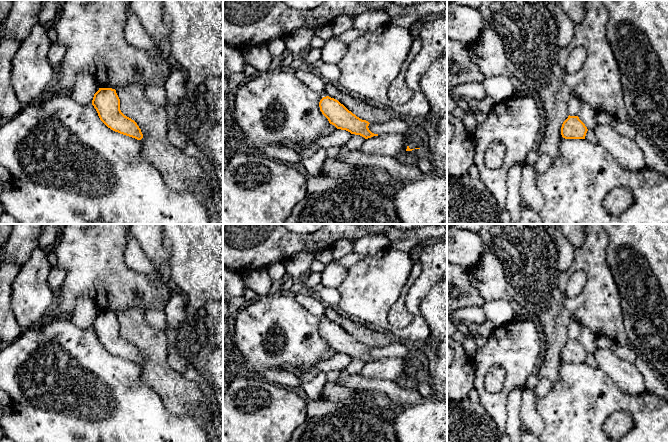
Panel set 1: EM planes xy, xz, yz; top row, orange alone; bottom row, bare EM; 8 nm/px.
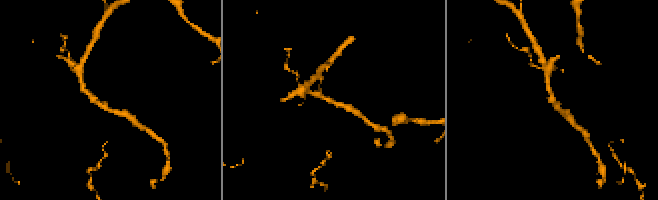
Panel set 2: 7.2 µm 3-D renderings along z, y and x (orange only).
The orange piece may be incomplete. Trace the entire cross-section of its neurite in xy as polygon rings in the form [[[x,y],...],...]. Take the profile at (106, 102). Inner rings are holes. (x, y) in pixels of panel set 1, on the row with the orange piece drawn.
[[[99,88],[94,94],[92,105],[100,120],[111,130],[141,140],[143,134],[137,123],[120,110],[120,99],[115,89]]]

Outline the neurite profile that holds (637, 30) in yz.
[[[601,0],[609,12],[607,38],[619,66],[625,109],[638,131],[642,132],[662,152],[668,161],[668,0]]]

